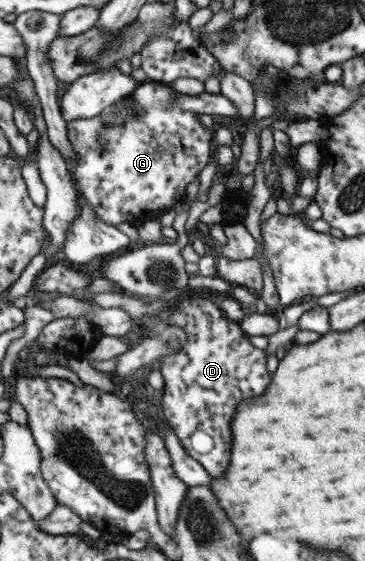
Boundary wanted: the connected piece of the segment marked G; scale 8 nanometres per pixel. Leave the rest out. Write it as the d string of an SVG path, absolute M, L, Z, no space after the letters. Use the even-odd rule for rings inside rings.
M147 80L139 83L128 97L138 107L136 114L126 112L118 101L100 116L67 122L67 134L75 151L73 172L79 188L96 215L113 226L124 221L141 225L148 220L159 220L176 202L183 201L187 185L210 161L210 143L215 136L212 129L198 122L198 114L178 108L176 91L170 85ZM104 120L109 125L104 125Z

